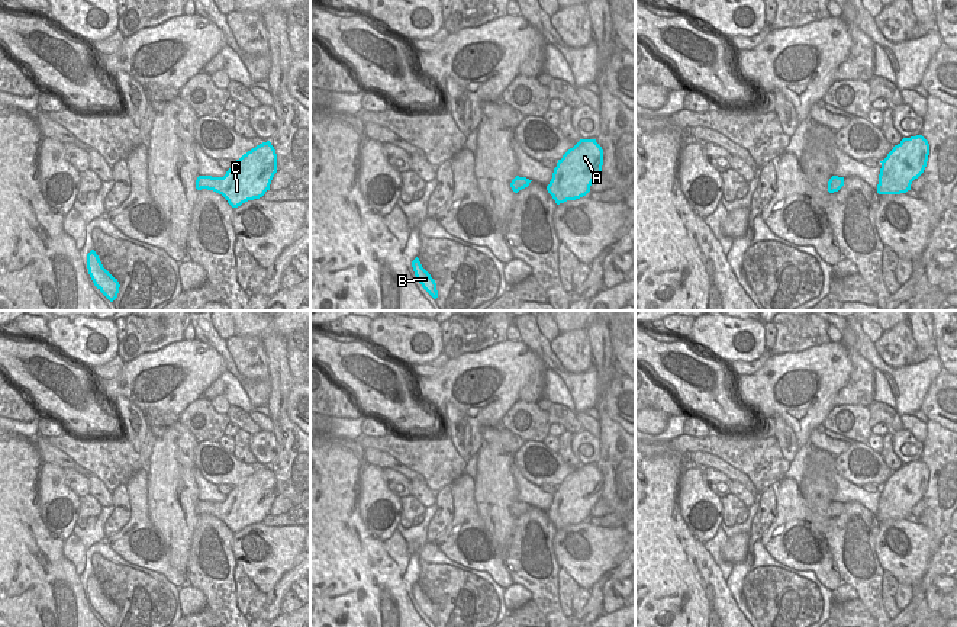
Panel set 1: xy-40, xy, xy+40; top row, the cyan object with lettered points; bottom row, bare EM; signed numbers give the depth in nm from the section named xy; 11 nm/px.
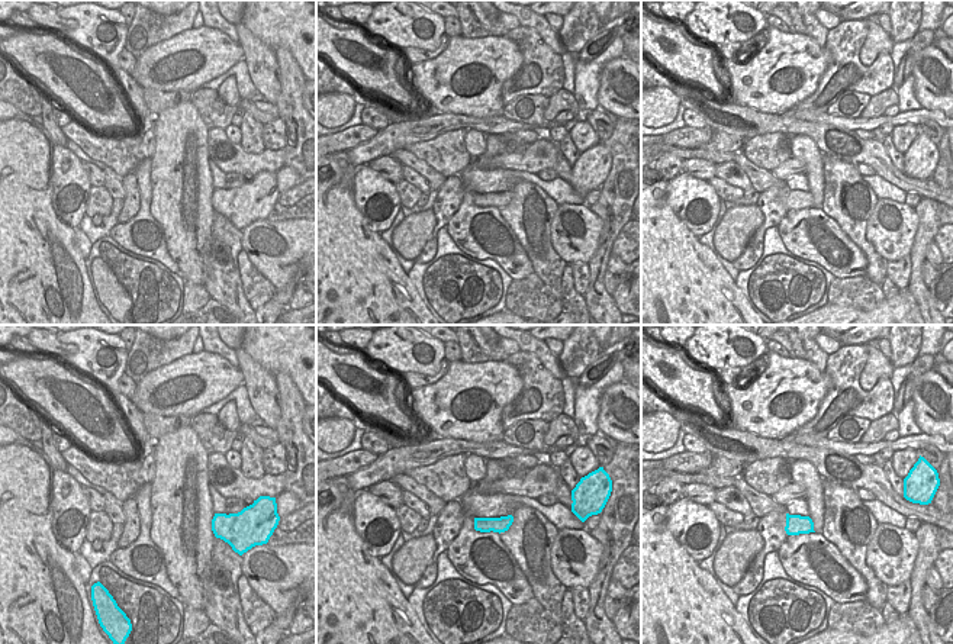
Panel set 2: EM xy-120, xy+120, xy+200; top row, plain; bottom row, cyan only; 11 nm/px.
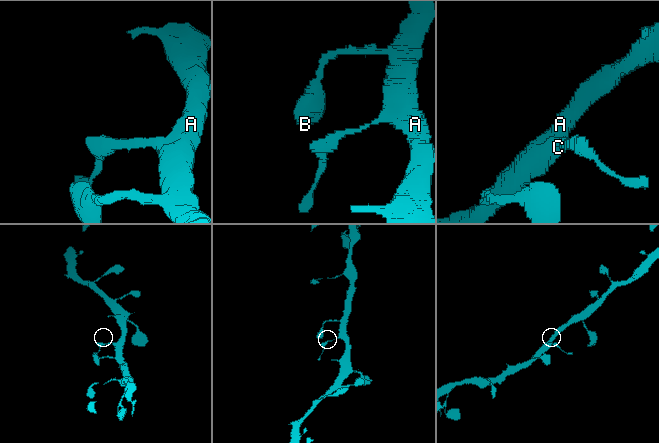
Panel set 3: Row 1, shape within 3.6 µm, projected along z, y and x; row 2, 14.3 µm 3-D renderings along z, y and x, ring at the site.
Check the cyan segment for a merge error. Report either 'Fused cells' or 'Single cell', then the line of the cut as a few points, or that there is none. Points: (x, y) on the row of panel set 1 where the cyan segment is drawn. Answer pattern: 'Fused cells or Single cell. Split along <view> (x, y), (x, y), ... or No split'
Single cell. No split

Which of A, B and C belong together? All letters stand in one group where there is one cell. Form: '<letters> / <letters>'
A B C

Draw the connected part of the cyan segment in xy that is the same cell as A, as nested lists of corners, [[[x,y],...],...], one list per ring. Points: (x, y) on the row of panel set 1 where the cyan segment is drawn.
[[[580,139],[558,160],[547,190],[557,205],[580,199],[590,192],[602,165],[603,149],[596,139]]]

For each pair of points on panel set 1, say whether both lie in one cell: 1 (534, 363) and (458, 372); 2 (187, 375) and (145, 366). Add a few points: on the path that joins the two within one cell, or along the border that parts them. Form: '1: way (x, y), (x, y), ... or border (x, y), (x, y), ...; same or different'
1: way (515, 365), (477, 366); same
2: way (177, 365), (160, 363), (155, 366); same

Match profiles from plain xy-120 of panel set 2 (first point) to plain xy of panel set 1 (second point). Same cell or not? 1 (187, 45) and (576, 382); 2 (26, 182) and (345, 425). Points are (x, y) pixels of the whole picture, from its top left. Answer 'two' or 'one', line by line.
1: two
2: two

